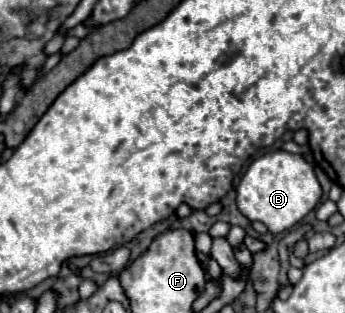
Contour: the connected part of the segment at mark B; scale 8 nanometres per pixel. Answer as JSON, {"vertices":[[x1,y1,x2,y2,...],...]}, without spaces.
{"vertices":[[284,150,268,152,258,156,244,172,236,188,238,210,248,220,260,220,272,234,282,234,296,226,308,212,316,208,322,196,320,182,316,180,314,164,306,162,300,154,290,154]]}

